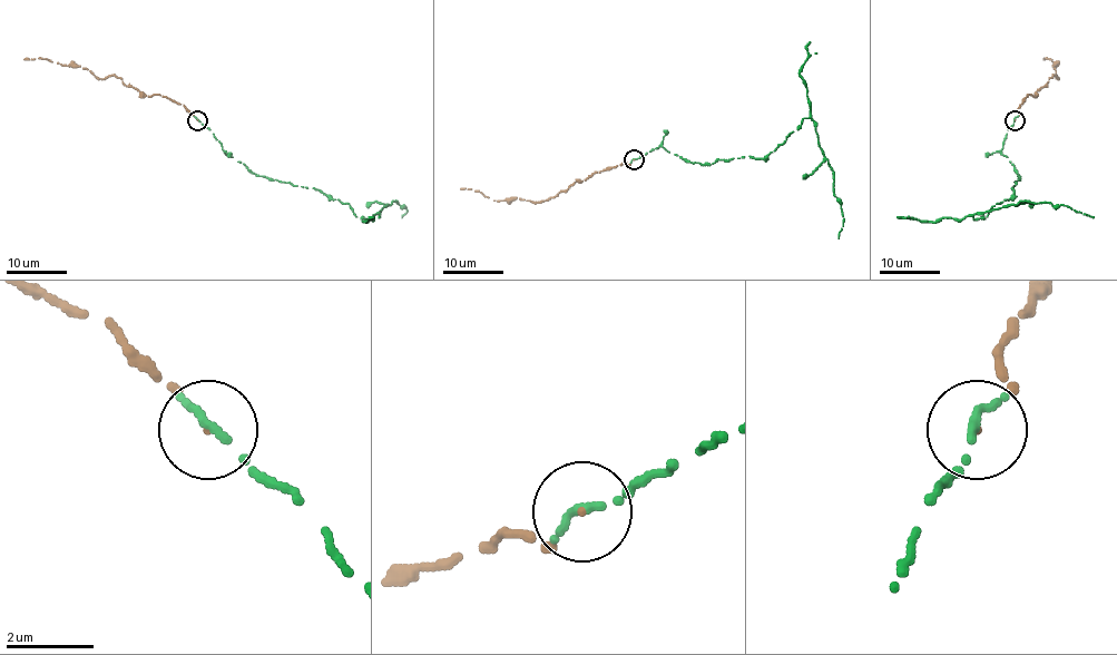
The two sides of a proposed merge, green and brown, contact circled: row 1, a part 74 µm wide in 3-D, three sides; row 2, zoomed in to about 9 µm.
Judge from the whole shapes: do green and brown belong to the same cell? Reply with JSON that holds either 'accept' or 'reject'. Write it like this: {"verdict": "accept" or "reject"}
{"verdict": "accept"}

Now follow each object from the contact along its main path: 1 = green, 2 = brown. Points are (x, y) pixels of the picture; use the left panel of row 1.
1: (197, 119), (225, 153), (252, 173), (314, 187), (368, 220), (397, 201), (408, 211), (401, 217)
2: (197, 119), (184, 105), (163, 95), (143, 95), (121, 79), (98, 79), (86, 68), (42, 58), (23, 59)

